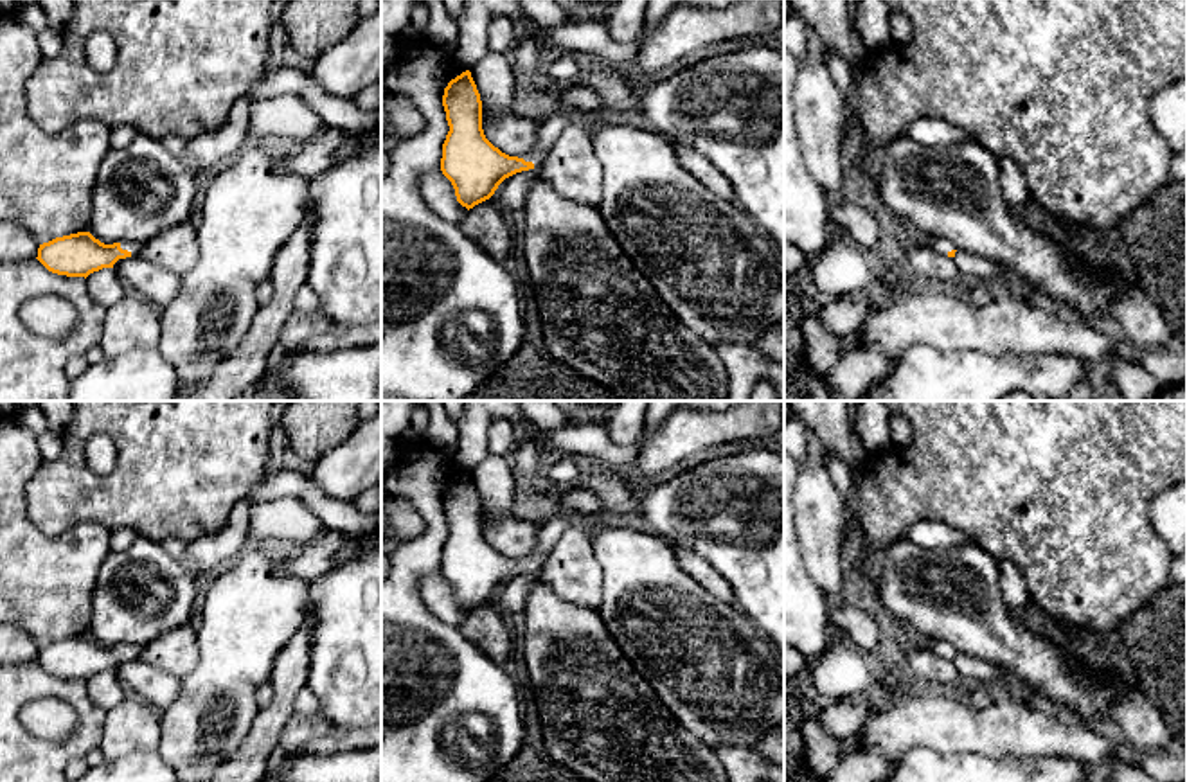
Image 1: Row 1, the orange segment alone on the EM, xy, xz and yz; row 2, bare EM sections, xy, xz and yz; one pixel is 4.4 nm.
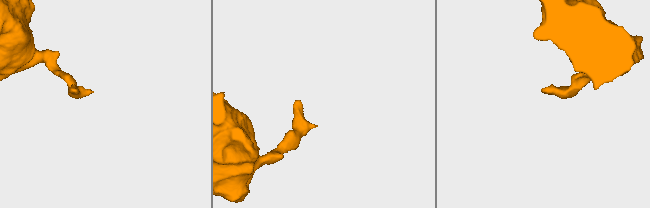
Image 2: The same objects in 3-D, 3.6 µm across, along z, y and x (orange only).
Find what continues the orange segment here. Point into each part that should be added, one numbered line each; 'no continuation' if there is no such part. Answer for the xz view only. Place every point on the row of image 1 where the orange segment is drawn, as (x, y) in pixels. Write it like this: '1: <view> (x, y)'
1: xz (549, 132)

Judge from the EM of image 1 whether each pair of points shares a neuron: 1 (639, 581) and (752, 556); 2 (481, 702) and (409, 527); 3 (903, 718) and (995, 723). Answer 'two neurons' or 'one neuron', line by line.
1: two neurons
2: two neurons
3: one neuron

